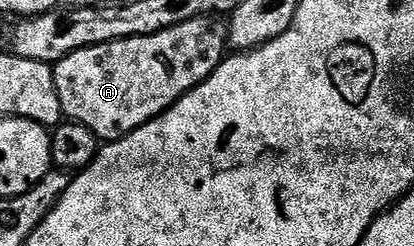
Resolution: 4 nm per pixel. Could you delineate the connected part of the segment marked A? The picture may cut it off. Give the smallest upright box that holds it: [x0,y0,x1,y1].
[53,16,229,142]

